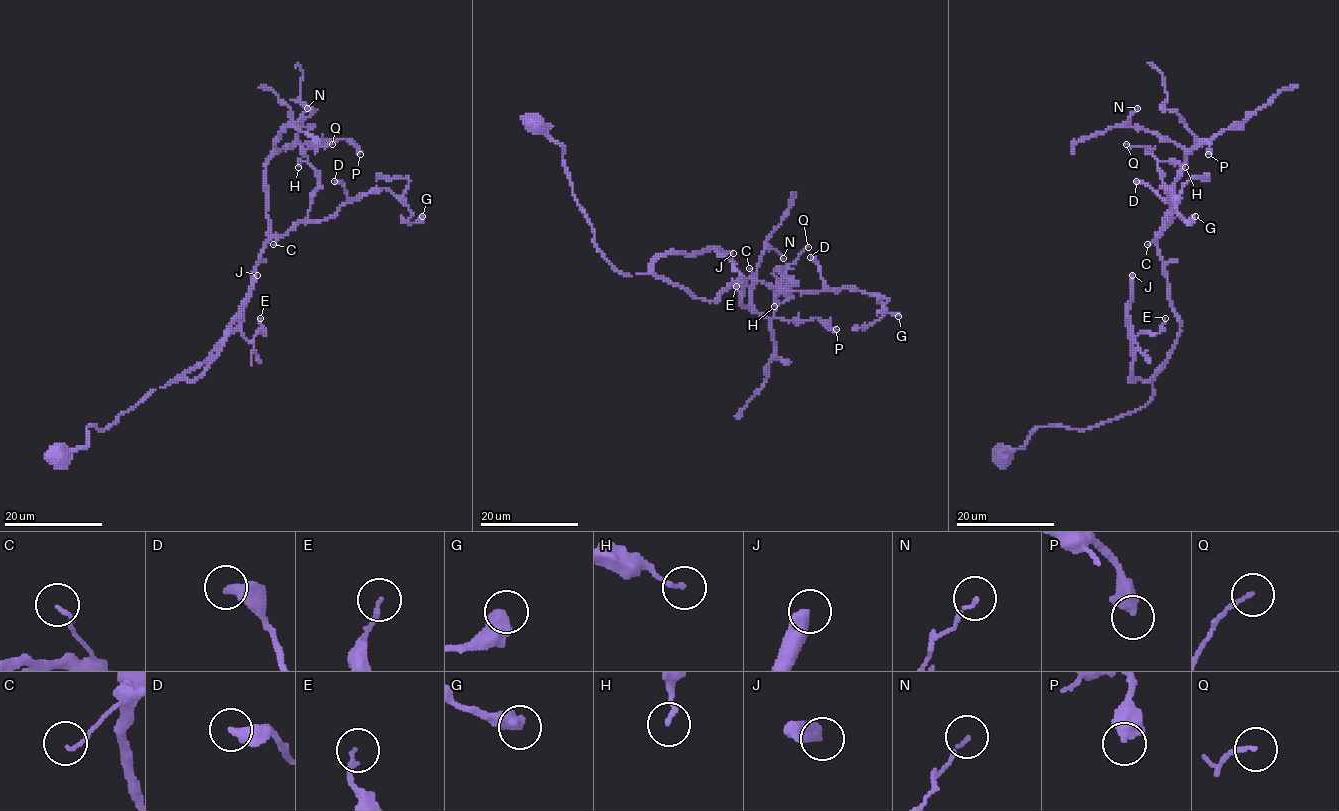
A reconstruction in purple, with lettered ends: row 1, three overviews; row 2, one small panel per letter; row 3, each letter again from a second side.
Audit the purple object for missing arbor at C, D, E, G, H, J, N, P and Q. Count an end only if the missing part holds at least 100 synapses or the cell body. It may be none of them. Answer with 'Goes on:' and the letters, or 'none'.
Goes on: J

